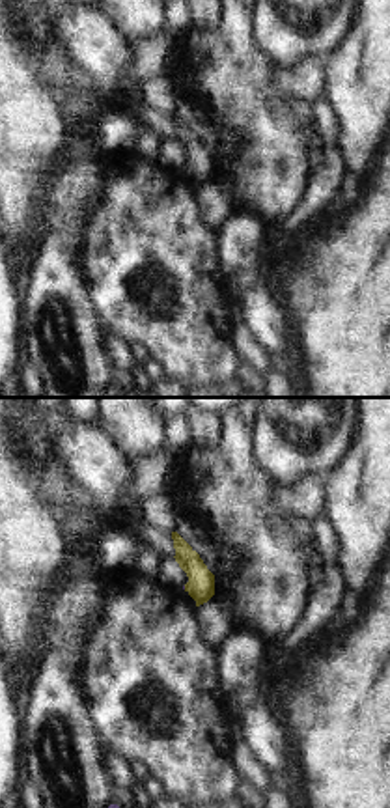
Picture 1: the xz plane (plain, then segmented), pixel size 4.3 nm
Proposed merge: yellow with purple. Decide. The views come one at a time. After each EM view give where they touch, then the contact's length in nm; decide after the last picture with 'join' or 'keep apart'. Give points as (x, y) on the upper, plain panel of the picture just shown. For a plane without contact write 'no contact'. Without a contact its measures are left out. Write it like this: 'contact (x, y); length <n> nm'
no contact

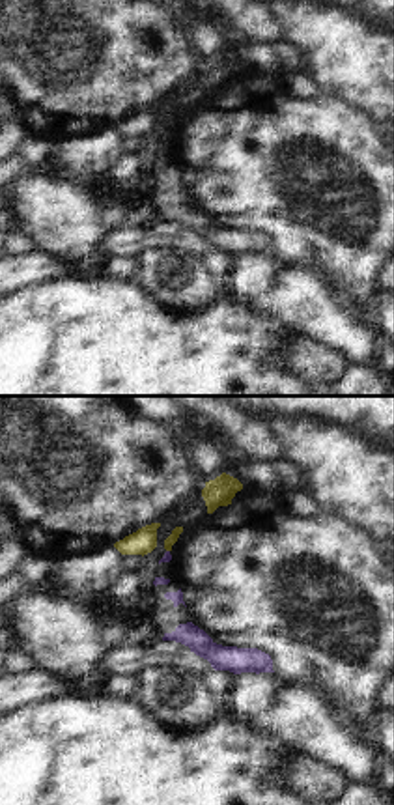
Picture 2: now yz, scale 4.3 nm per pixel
no contact

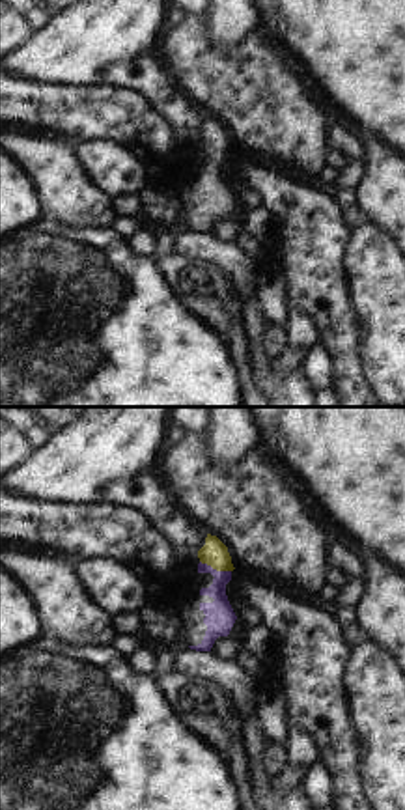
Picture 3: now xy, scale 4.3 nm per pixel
contact (215, 150); length 140 nm

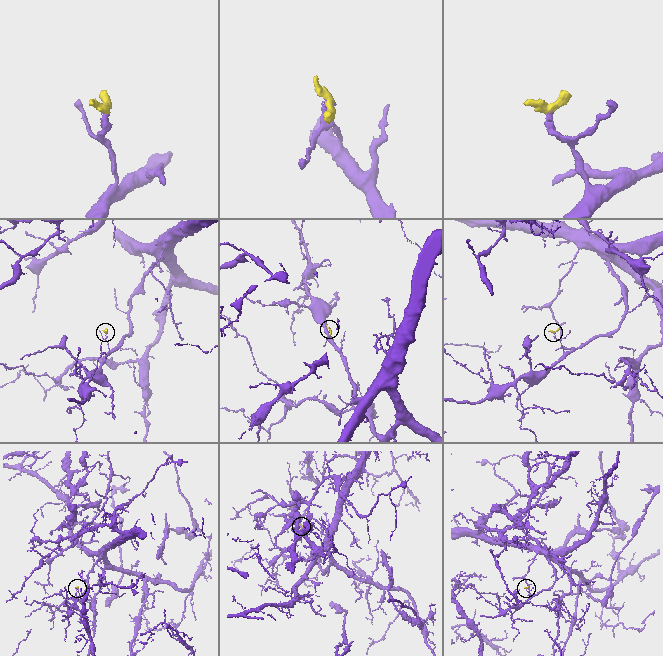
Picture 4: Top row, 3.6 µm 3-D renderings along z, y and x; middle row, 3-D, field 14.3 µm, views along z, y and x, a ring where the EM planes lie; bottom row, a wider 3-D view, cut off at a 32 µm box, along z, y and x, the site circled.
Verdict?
join

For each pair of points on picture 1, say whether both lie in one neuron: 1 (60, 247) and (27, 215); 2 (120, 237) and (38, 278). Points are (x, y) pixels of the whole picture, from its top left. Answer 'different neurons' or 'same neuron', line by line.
1: different neurons
2: different neurons

